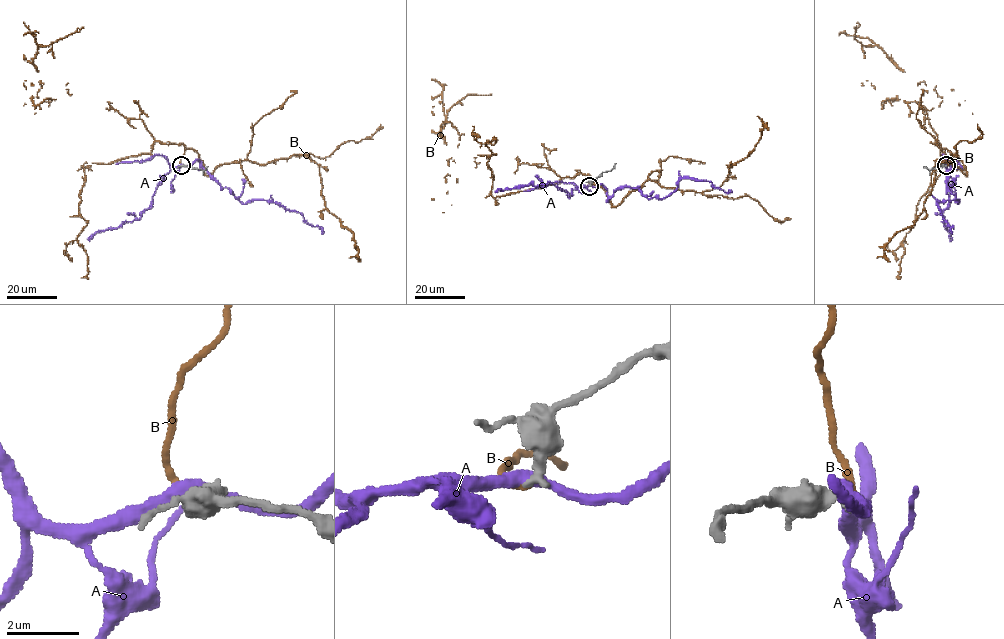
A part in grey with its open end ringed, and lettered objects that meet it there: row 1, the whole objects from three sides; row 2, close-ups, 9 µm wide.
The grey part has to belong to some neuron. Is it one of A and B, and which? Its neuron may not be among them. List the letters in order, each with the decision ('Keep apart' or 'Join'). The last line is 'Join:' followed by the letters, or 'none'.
A: Keep apart
B: Join
Join: B

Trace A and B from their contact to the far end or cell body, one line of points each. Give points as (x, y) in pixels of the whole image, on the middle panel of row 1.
A: (590, 185), (601, 184), (611, 197), (629, 186), (650, 199), (664, 199), (680, 180), (691, 178), (731, 192)
B: (589, 186), (601, 186), (614, 207), (647, 180), (682, 190), (718, 187), (753, 149), (766, 124), (757, 116)

